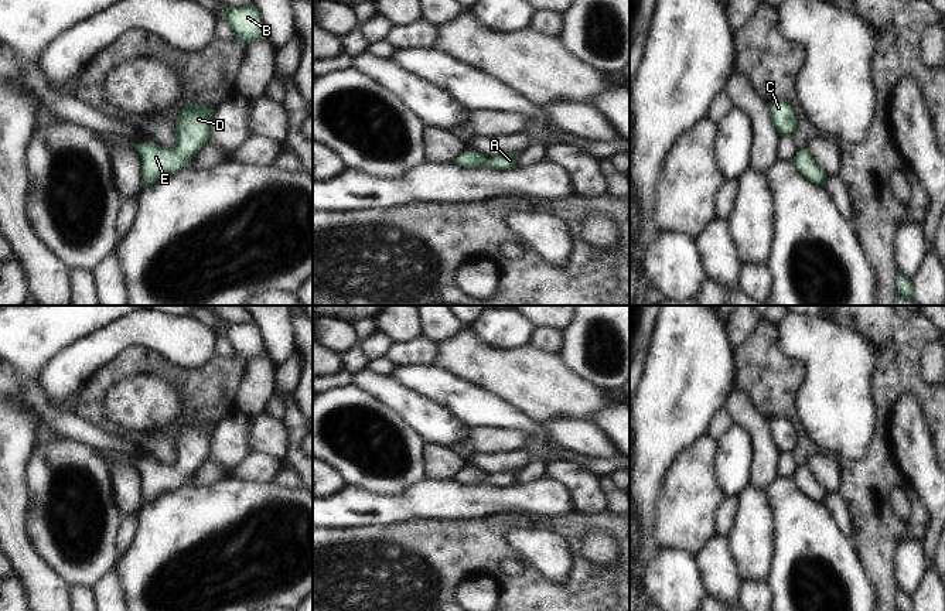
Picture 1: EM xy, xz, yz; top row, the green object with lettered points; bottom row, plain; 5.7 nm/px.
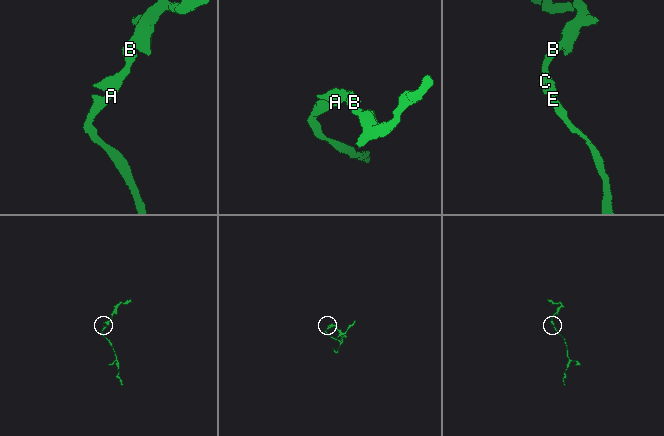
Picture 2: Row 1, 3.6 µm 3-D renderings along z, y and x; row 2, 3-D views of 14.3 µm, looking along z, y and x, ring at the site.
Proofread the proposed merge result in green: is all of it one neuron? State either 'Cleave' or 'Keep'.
Keep.

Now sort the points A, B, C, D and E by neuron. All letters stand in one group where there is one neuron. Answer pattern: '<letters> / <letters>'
A B C D E

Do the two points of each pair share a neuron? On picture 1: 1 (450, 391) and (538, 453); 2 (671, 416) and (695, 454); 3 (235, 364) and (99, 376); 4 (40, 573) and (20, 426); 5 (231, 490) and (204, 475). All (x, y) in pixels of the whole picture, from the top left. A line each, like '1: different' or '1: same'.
1: same
2: different
3: same
4: same
5: different

